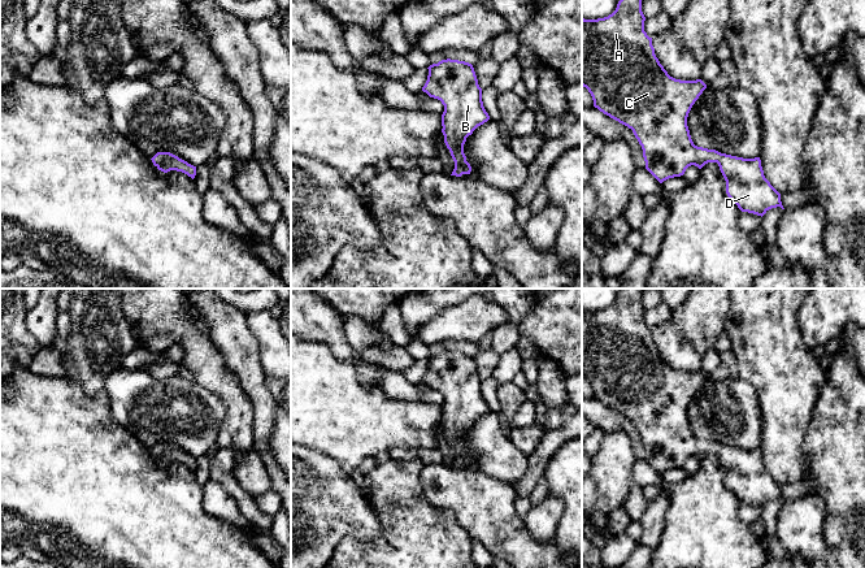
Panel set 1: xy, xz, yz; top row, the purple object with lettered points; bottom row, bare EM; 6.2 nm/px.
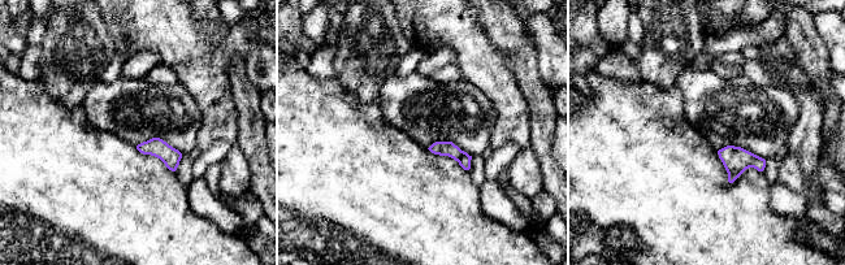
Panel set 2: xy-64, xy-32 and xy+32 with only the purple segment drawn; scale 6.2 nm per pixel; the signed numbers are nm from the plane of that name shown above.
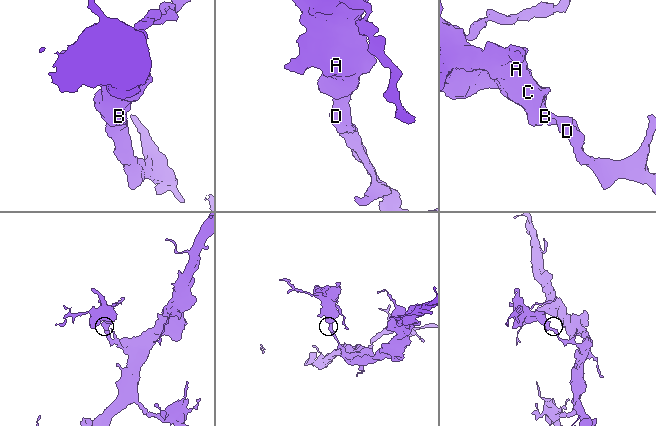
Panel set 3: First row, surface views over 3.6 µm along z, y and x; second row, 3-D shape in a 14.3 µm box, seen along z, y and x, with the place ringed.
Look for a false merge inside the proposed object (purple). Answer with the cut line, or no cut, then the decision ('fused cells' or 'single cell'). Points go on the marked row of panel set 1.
cut none; single cell

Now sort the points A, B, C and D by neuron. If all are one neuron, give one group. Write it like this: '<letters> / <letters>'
A B C D

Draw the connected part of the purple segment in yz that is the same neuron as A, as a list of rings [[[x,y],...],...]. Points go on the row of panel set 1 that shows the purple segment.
[[[620,0],[616,10],[604,18],[597,18],[597,19],[582,18],[582,86],[586,87],[588,90],[588,92],[591,94],[592,100],[594,100],[594,107],[597,108],[600,112],[603,112],[604,114],[609,116],[610,118],[618,121],[620,123],[622,123],[633,130],[635,138],[638,139],[639,144],[642,146],[643,157],[646,161],[646,169],[660,183],[662,183],[664,181],[666,181],[669,178],[683,175],[686,169],[691,165],[695,165],[699,169],[701,169],[708,162],[717,162],[720,166],[720,170],[726,181],[726,194],[738,205],[738,208],[742,212],[748,212],[748,213],[753,213],[753,214],[762,217],[771,208],[781,207],[782,209],[784,209],[782,205],[782,201],[781,201],[781,194],[770,185],[770,182],[764,175],[760,157],[743,159],[743,157],[736,157],[736,156],[721,153],[716,149],[697,147],[694,144],[691,135],[690,135],[688,126],[687,126],[687,117],[688,117],[688,113],[690,113],[692,105],[695,104],[695,101],[699,99],[699,96],[707,88],[707,84],[701,79],[681,81],[681,79],[675,79],[668,74],[668,71],[664,69],[664,66],[660,64],[658,58],[655,55],[655,48],[652,45],[652,38],[649,38],[647,35],[647,32],[644,31],[644,21],[646,21],[646,17],[642,12],[642,0]]]

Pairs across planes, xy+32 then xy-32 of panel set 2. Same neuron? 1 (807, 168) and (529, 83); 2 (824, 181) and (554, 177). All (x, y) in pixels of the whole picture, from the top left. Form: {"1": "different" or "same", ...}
{"1": "different", "2": "different"}

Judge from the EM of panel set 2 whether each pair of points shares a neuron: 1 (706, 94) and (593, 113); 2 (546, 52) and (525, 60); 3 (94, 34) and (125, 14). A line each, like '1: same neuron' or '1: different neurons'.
1: different neurons
2: different neurons
3: different neurons

